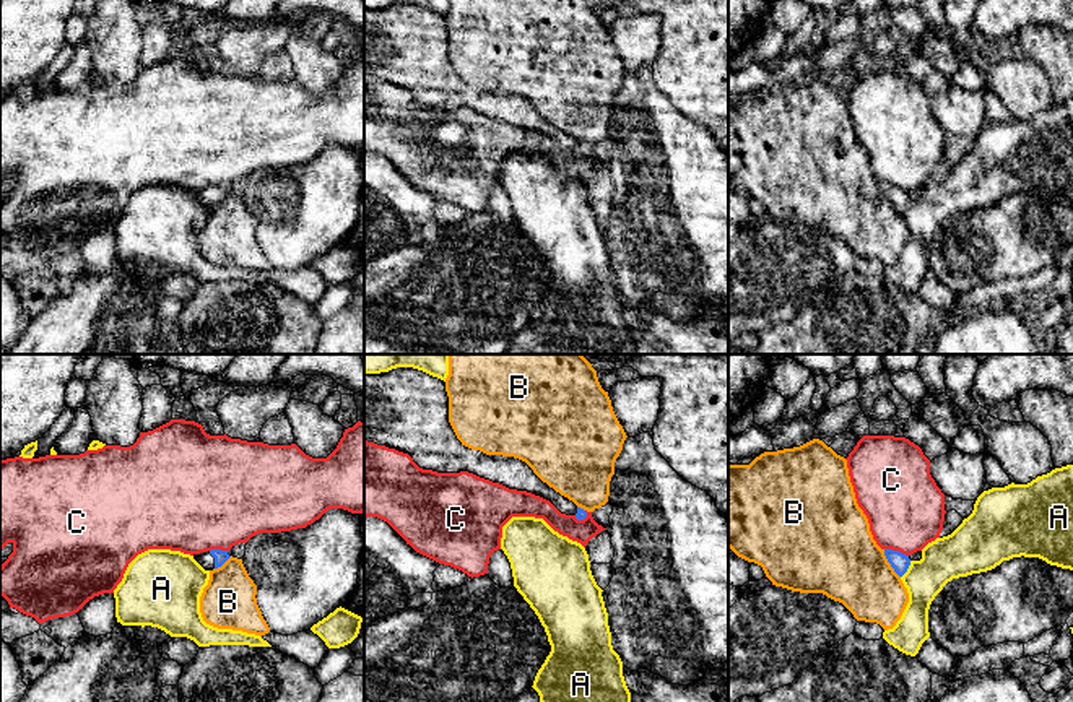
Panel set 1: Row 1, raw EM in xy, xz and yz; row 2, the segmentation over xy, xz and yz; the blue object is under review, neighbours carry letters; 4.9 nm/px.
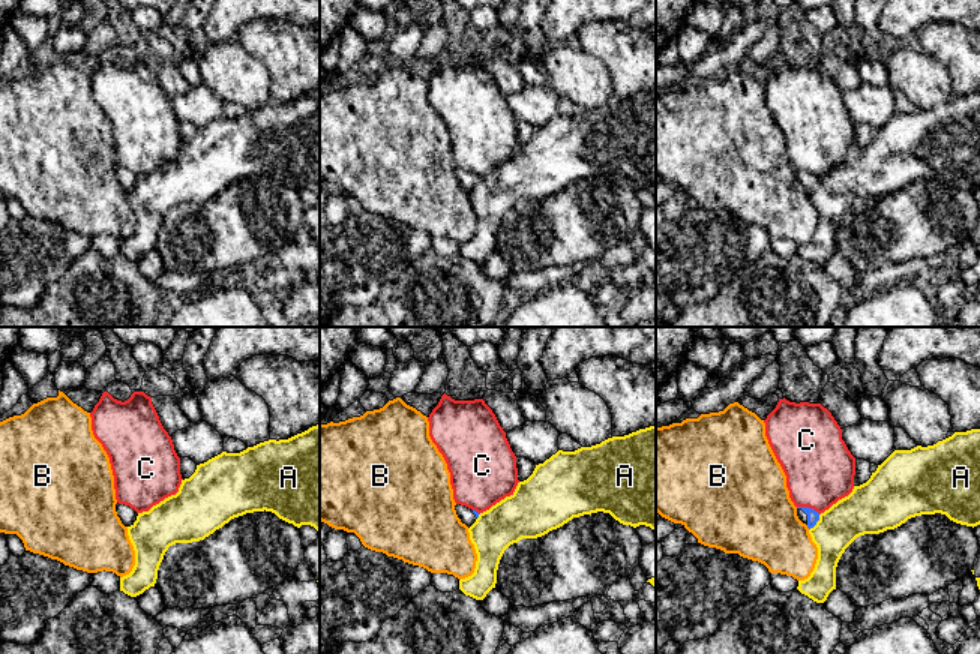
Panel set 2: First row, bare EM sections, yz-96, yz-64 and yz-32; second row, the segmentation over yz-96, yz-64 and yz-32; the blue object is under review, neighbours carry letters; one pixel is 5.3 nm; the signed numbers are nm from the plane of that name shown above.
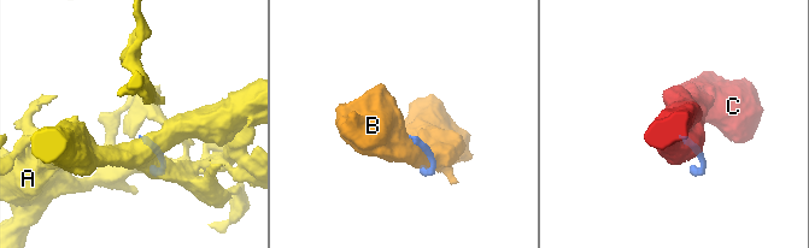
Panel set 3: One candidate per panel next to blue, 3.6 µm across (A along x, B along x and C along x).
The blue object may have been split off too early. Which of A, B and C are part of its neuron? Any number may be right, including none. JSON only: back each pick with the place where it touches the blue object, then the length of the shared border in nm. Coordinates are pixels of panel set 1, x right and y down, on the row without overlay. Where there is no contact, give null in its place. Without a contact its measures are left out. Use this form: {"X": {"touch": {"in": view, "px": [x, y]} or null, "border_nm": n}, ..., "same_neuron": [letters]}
{"same_neuron": []}

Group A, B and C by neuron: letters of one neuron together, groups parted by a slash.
A / B / C

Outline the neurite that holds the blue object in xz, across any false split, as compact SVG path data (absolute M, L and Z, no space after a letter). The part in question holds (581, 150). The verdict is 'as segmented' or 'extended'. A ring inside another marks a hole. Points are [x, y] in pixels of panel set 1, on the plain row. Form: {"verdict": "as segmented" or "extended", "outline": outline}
{"verdict": "extended", "outline": "M413 3L364 8L364 76L408 89L423 106L437 109L468 107L509 125L527 127L550 136L561 150L584 156L587 148L543 119L522 96L486 91L465 83L449 58L445 18Z"}

